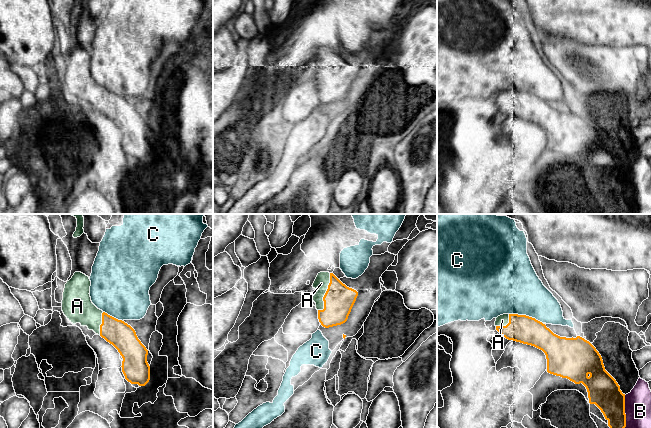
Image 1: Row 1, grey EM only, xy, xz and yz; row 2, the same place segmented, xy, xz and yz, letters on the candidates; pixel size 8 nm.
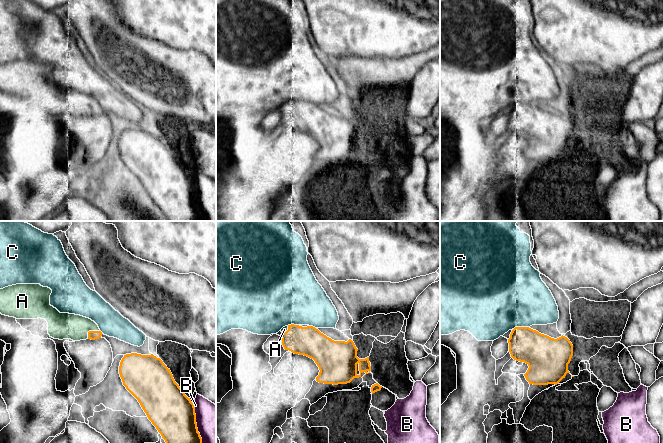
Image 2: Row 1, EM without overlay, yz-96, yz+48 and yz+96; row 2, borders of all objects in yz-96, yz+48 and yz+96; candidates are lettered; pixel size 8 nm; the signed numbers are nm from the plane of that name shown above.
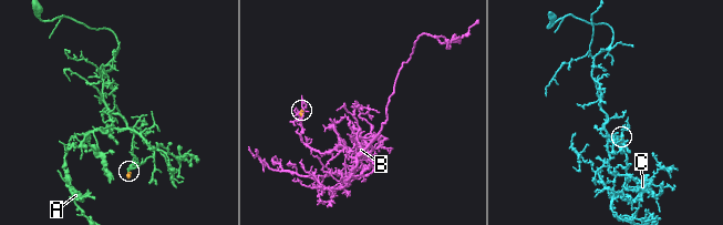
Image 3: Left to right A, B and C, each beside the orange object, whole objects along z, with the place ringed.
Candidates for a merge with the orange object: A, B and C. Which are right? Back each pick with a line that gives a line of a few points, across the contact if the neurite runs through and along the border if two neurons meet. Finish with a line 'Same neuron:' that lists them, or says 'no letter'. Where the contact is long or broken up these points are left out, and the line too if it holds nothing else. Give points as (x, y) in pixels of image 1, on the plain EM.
Same neuron: A

